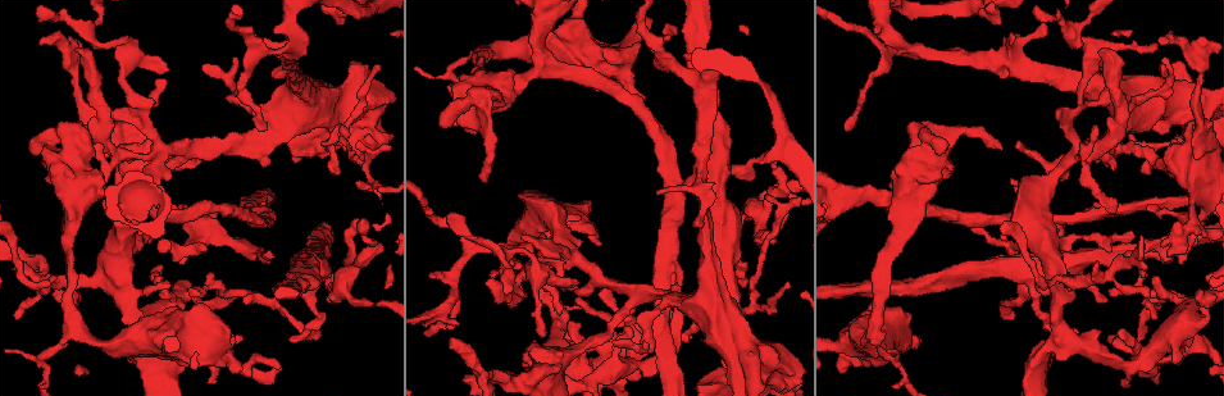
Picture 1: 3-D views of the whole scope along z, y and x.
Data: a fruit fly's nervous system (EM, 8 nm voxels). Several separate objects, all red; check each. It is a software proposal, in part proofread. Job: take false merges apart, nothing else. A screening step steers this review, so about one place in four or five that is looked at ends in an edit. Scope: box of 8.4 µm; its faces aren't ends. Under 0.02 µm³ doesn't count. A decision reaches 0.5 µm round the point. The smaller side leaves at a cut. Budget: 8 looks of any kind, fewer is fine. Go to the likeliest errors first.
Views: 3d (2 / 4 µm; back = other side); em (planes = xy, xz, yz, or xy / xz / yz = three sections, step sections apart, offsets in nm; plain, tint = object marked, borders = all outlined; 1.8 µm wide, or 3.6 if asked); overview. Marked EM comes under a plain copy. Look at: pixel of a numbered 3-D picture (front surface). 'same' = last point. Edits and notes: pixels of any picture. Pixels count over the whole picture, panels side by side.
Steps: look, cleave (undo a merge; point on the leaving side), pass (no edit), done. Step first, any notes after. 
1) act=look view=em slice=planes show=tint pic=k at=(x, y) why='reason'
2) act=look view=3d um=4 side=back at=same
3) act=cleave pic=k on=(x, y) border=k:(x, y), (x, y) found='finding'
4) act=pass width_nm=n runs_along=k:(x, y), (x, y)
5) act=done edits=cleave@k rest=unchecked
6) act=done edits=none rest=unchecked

act=look view=3d um=4 pic=1 at=(737, 211) why='sudden change in width'

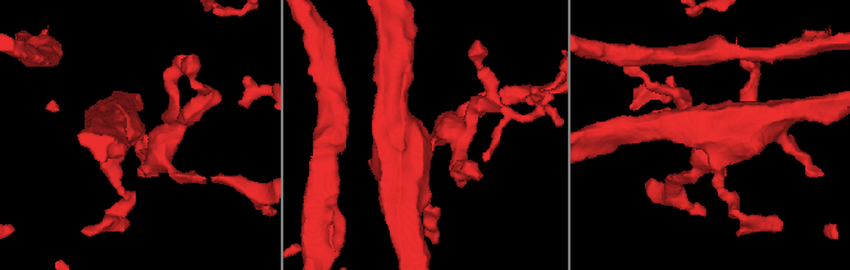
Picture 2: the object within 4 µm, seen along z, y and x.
act=look view=em slice=planes show=tint pic=2 at=(138, 129) why='shape alone is not enough'

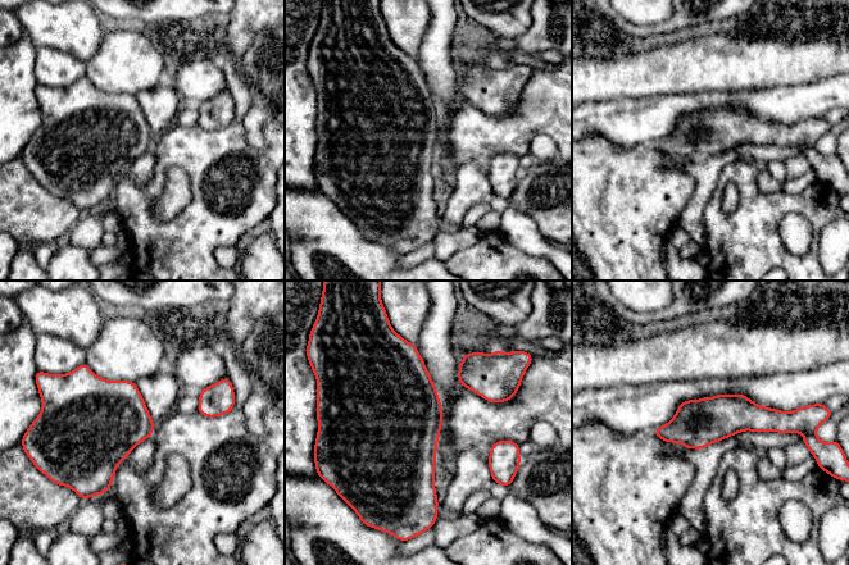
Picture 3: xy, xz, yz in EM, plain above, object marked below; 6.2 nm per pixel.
act=pass width_nm=300 runs_along=3:(793, 418), (709, 419), (658, 432) found='all the same neuron'

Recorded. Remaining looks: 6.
act=look view=em um=3.6 slice=yz step=16 show=tint pic=1 at=(70, 158) why='sudden change in width'

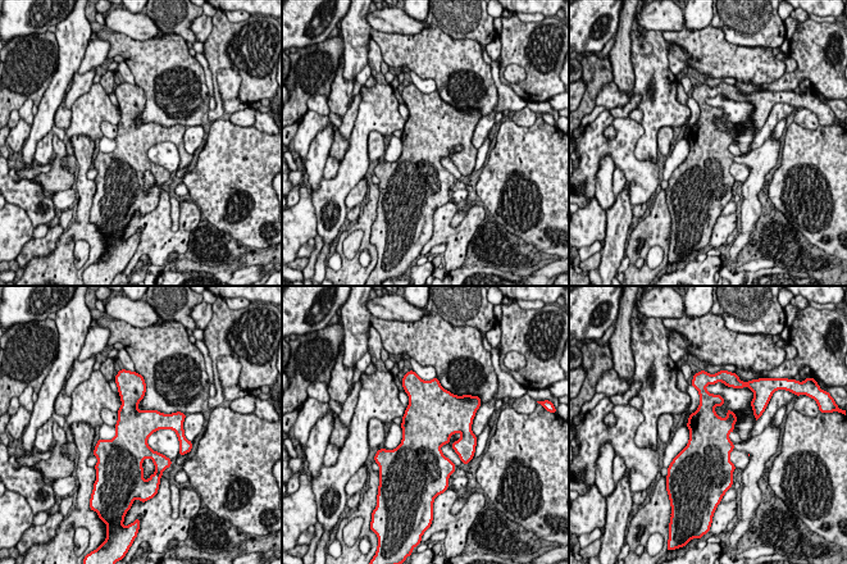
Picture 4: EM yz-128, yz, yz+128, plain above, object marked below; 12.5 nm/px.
act=look view=em um=3.6 slice=planes show=borders at=same why='cut it another way'

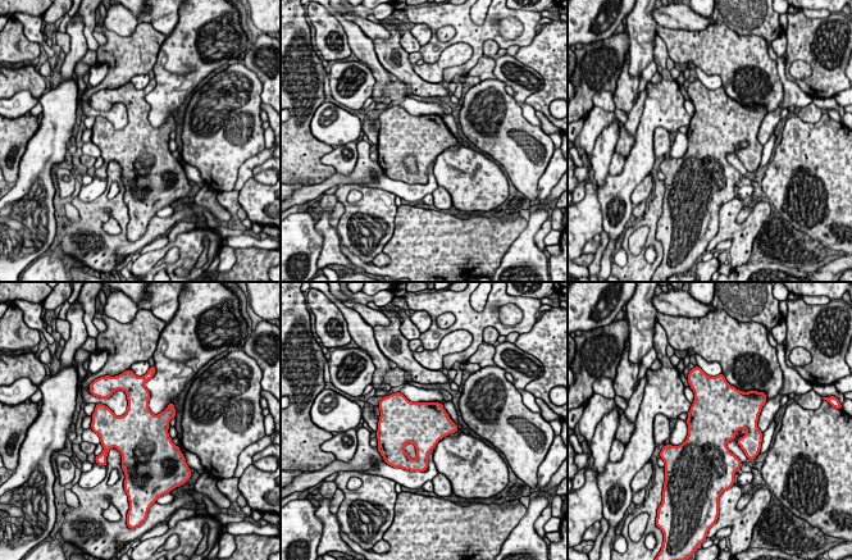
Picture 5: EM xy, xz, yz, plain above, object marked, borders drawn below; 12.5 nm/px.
act=pass found='all the same neuron'

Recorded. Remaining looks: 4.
act=look view=em um=3.6 slice=planes show=borders pic=1 at=(205, 345)

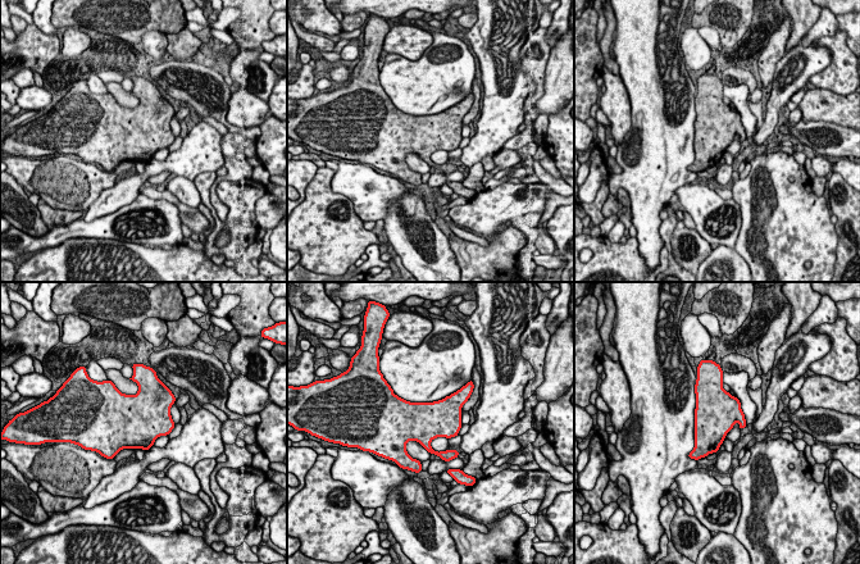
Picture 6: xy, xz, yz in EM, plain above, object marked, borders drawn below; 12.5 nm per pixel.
act=pass width_nm=500 found='continuous, no second neuron'

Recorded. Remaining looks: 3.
act=look view=3d um=2 pic=1 at=(494, 54) why='small branch off a trunk'

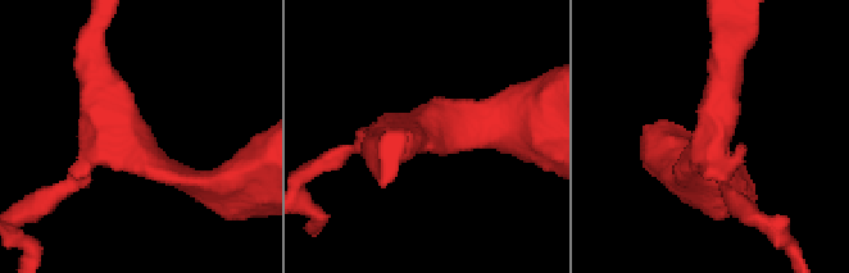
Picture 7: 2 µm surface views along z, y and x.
act=look view=em slice=yz step=4 show=tint pic=7 at=(431, 132) arms=3 why='shape alone is not enough'

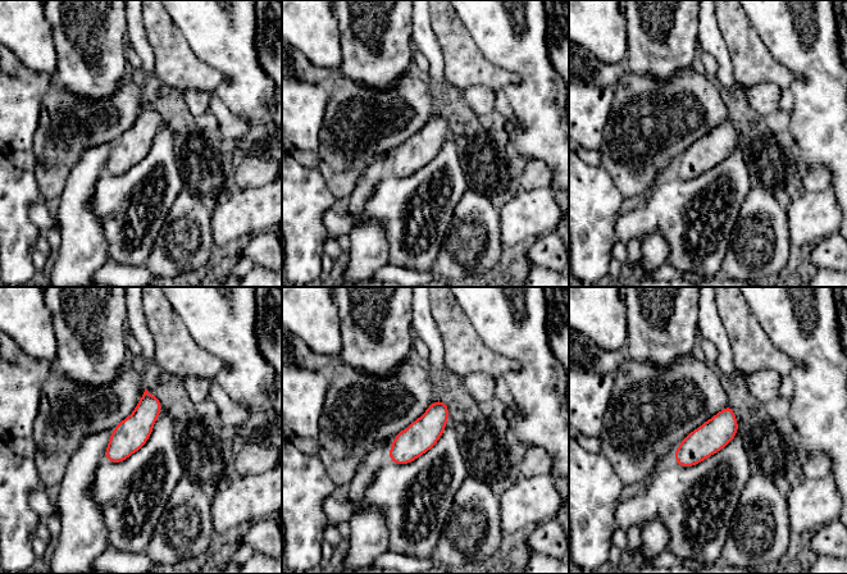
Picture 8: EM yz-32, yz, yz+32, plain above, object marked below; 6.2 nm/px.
act=look view=em slice=planes show=tint at=same why='another direction'

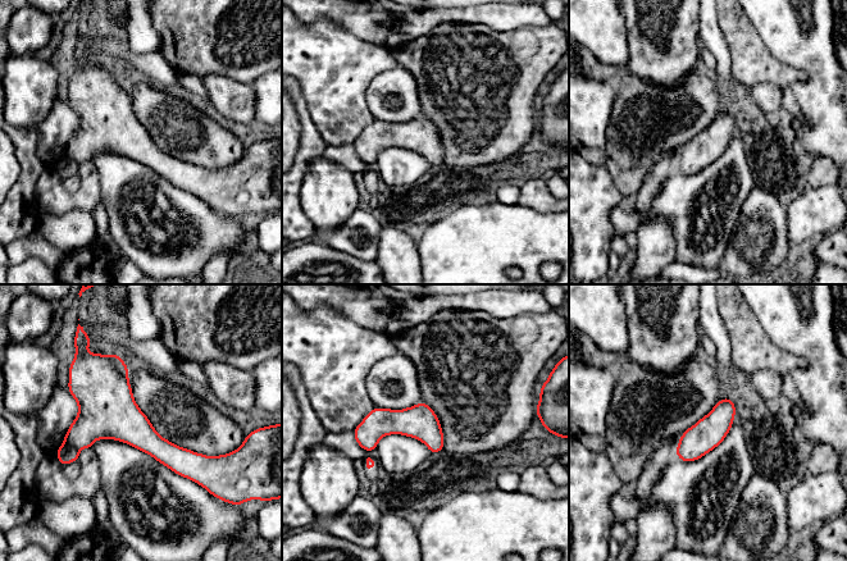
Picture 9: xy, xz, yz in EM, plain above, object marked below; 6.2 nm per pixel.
act=cleave pic=9 on=(65, 454) width_nm=200 border=9:(64, 441), (78, 450) found='two neurons meet here'

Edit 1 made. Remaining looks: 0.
act=done edits=cleave@9 rest=unchecked

